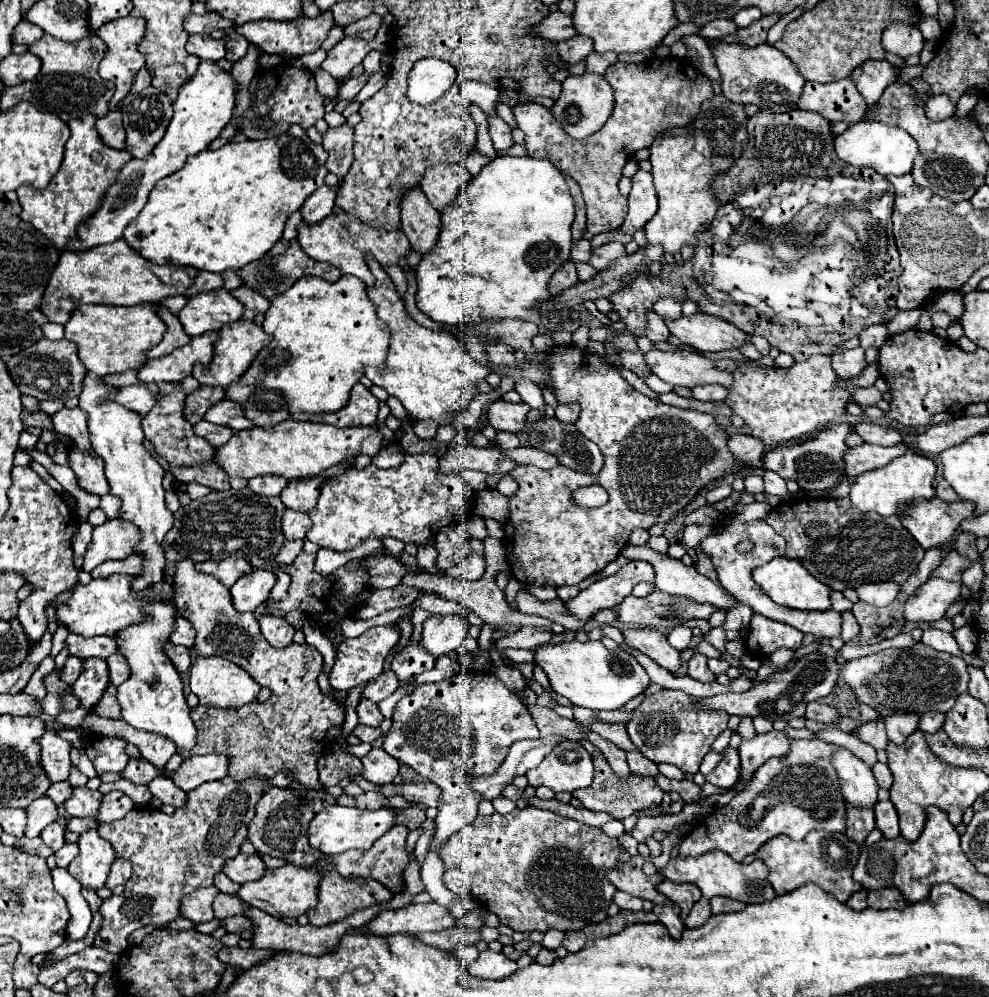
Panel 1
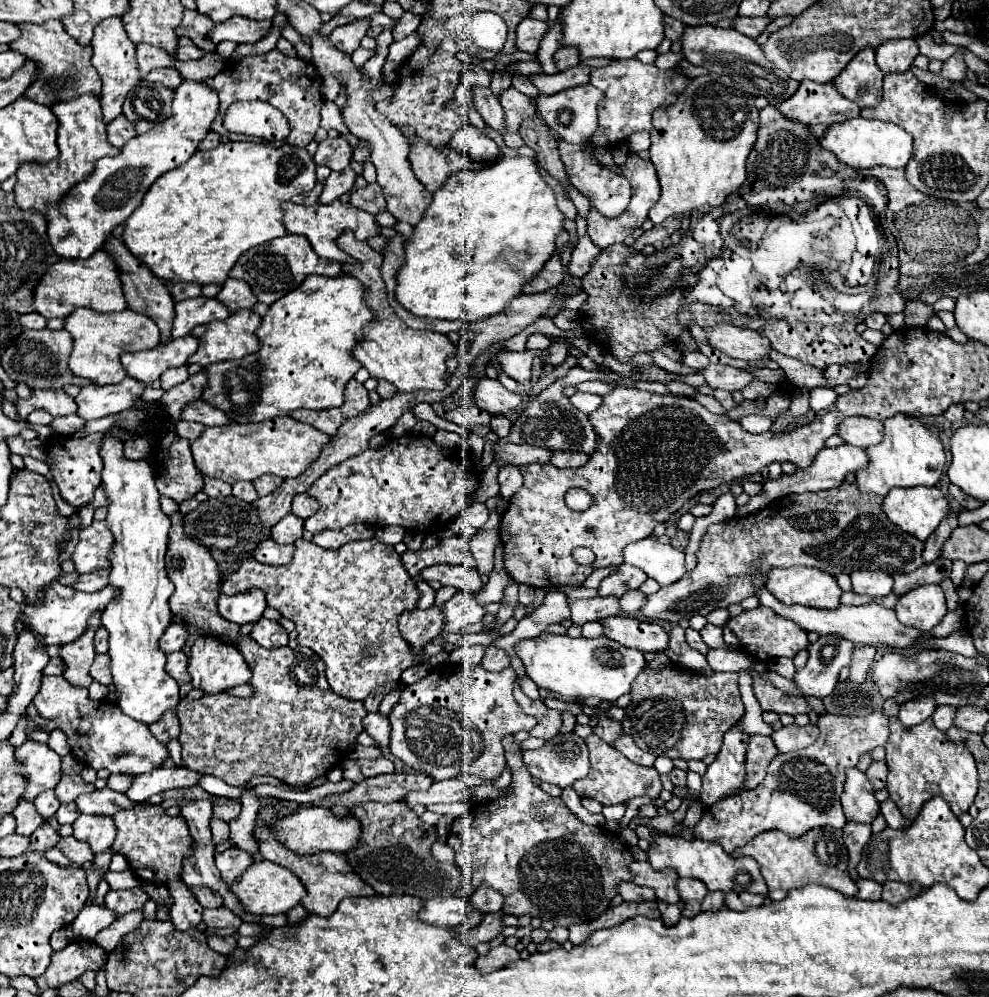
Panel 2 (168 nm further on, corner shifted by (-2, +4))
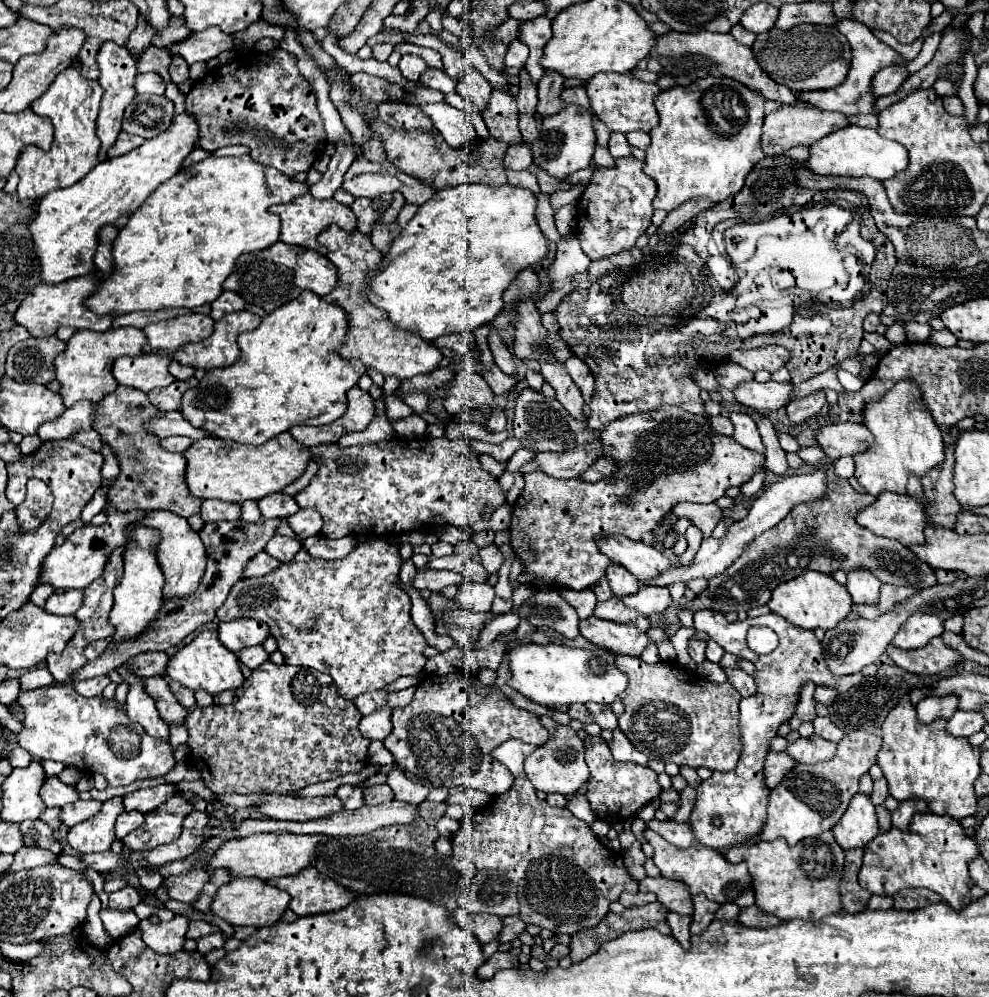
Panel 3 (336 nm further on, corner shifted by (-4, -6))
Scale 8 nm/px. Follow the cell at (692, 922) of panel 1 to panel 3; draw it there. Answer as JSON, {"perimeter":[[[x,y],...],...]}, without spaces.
{"perimeter":[[[726,903],[726,905],[720,905],[720,909],[716,911],[716,917],[722,919],[722,921],[730,921],[730,919],[736,919],[738,917],[738,907],[736,903]]]}

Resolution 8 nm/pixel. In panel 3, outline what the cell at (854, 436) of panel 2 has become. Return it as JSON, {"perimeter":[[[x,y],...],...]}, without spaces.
{"perimeter":[[[864,423],[826,425],[816,433],[816,441],[830,459],[864,453],[864,449],[874,443],[872,433],[868,433]]]}

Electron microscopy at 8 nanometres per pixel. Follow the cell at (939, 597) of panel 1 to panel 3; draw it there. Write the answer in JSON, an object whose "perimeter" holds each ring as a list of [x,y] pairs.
{"perimeter":[[[916,611],[902,623],[900,631],[894,637],[894,645],[900,649],[918,649],[942,633],[944,621],[938,615]]]}

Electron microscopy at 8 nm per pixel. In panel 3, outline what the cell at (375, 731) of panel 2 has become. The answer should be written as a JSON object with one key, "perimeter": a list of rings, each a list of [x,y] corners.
{"perimeter":[[[382,707],[360,721],[360,733],[370,741],[384,741],[392,731],[390,707]]]}

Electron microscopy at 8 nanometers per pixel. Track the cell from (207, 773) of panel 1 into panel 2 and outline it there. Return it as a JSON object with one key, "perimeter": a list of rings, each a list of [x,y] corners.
{"perimeter":[[[184,767],[174,769],[154,769],[154,773],[146,773],[142,777],[134,777],[130,789],[126,791],[126,797],[134,803],[144,803],[152,795],[164,793],[168,789],[176,787],[192,787],[200,779],[200,773]]]}

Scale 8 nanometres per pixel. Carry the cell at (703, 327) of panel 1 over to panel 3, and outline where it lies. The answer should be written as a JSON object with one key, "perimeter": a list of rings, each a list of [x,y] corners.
{"perimeter":[[[770,345],[770,347],[758,347],[758,349],[748,349],[748,351],[732,351],[730,359],[738,365],[742,365],[748,371],[758,371],[758,369],[766,369],[766,371],[776,371],[780,367],[784,367],[784,363],[788,361],[788,351],[784,347],[778,345]]]}

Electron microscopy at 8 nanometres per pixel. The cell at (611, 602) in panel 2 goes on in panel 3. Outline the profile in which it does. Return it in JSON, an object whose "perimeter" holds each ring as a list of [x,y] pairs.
{"perimeter":[[[608,599],[604,603],[598,603],[594,609],[594,615],[606,621],[614,621],[614,623],[630,623],[634,627],[638,627],[640,631],[648,631],[650,621],[648,617],[642,617],[638,611],[624,607],[624,603],[620,599]]]}

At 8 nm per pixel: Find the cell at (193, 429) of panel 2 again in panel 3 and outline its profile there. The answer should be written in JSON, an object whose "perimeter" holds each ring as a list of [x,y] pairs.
{"perimeter":[[[168,437],[168,439],[162,439],[160,443],[164,449],[174,451],[174,453],[184,453],[192,445],[192,441],[188,437]]]}

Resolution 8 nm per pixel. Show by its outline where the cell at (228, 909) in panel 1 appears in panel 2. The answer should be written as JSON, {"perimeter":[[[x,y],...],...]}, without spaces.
{"perimeter":[[[190,887],[190,891],[194,893],[194,897],[198,899],[198,903],[202,907],[222,907],[222,897],[220,893],[212,891],[212,889],[206,889],[206,887]]]}

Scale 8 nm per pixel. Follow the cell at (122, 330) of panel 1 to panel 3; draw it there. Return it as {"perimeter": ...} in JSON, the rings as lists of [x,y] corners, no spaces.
{"perimeter":[[[118,327],[118,329],[108,329],[104,333],[96,331],[76,331],[72,339],[68,341],[68,347],[64,353],[56,357],[56,379],[62,385],[60,395],[64,399],[66,407],[72,407],[76,401],[88,399],[92,403],[100,403],[104,395],[112,393],[118,383],[112,377],[112,363],[122,357],[122,355],[142,355],[144,353],[144,343],[148,337],[142,333],[142,329],[136,327]]]}

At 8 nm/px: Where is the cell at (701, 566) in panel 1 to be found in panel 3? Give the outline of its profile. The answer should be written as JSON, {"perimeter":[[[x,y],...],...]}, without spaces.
{"perimeter":[[[828,475],[828,491],[824,499],[814,503],[802,503],[792,509],[776,527],[758,535],[752,543],[748,543],[742,555],[720,575],[708,579],[708,587],[698,593],[694,599],[682,597],[678,603],[672,603],[664,613],[664,625],[678,623],[678,611],[688,609],[692,613],[708,609],[716,613],[738,613],[750,611],[750,607],[766,605],[770,593],[782,581],[790,581],[808,569],[820,573],[866,569],[874,573],[882,583],[892,585],[914,585],[914,587],[932,587],[936,585],[934,569],[928,567],[922,559],[916,559],[908,547],[888,537],[878,537],[872,531],[860,527],[856,523],[856,515],[876,501],[868,493],[856,493],[846,479],[838,479]]]}

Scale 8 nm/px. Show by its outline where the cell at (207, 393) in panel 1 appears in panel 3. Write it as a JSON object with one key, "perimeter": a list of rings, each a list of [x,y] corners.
{"perimeter":[[[190,377],[188,381],[174,381],[174,383],[168,385],[168,387],[150,391],[150,393],[148,393],[148,399],[150,399],[152,405],[158,407],[160,411],[176,411],[176,409],[180,409],[184,391],[188,391],[188,389],[192,389],[192,387],[196,387],[196,385],[198,385],[198,379],[196,379],[196,377]]]}

